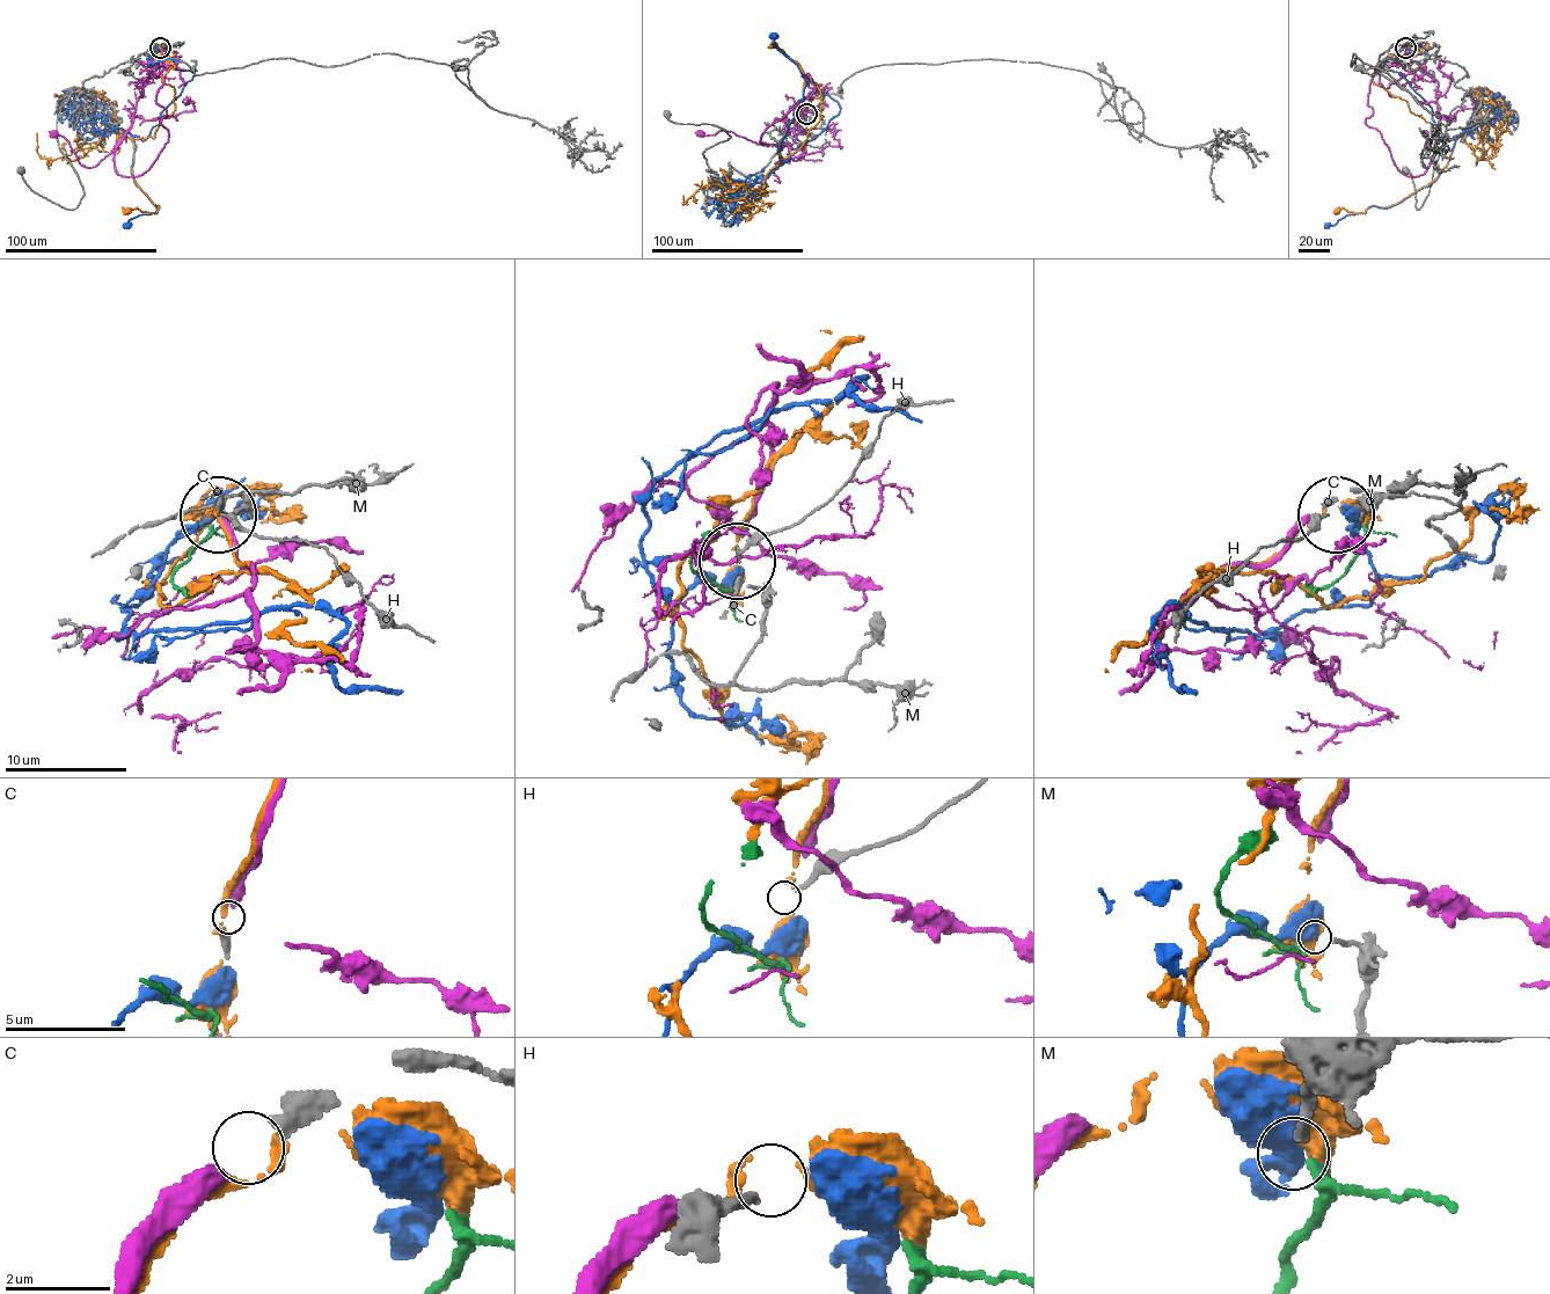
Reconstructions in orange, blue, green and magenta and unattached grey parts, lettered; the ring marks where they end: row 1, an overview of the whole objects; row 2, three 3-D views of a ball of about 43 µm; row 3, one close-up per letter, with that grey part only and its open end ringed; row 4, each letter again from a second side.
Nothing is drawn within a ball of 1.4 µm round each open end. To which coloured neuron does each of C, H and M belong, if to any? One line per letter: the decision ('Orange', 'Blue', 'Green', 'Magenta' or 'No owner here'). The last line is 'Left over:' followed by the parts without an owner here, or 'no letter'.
C: Magenta
H: No owner here
M: Green
Left over: H

